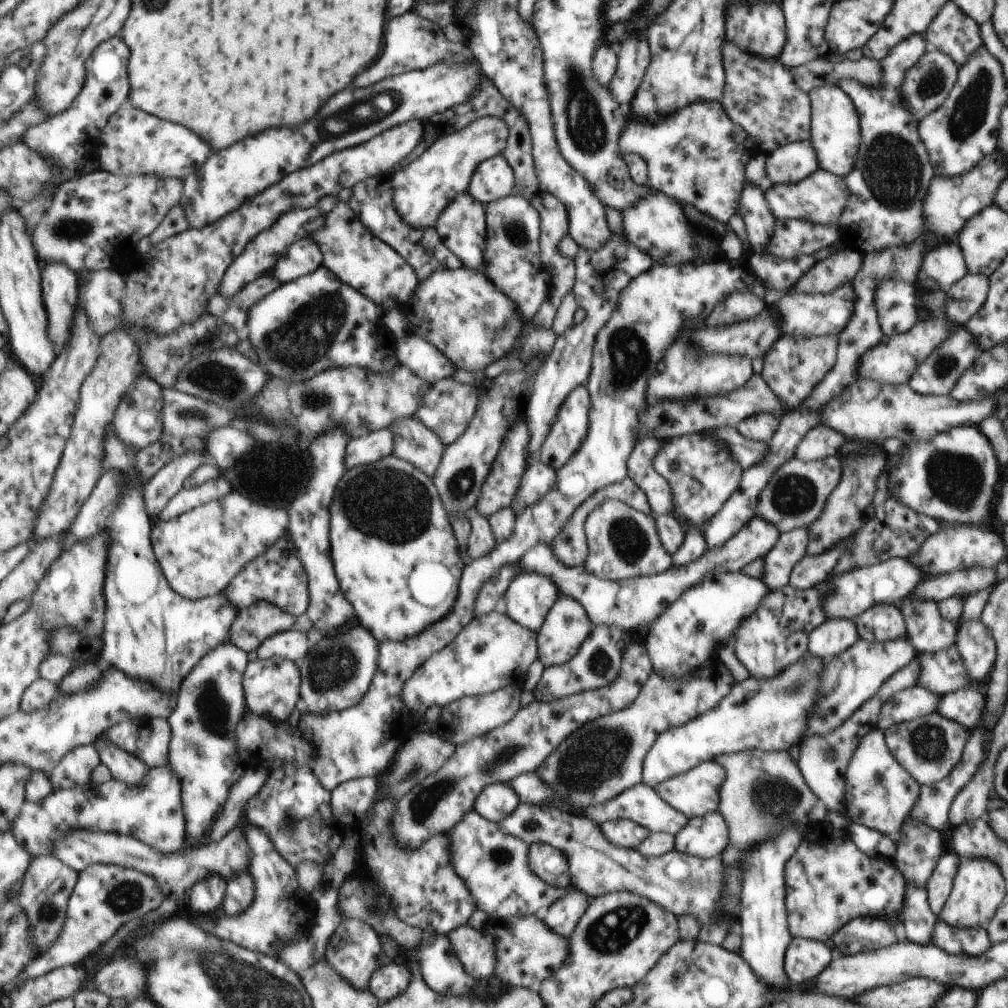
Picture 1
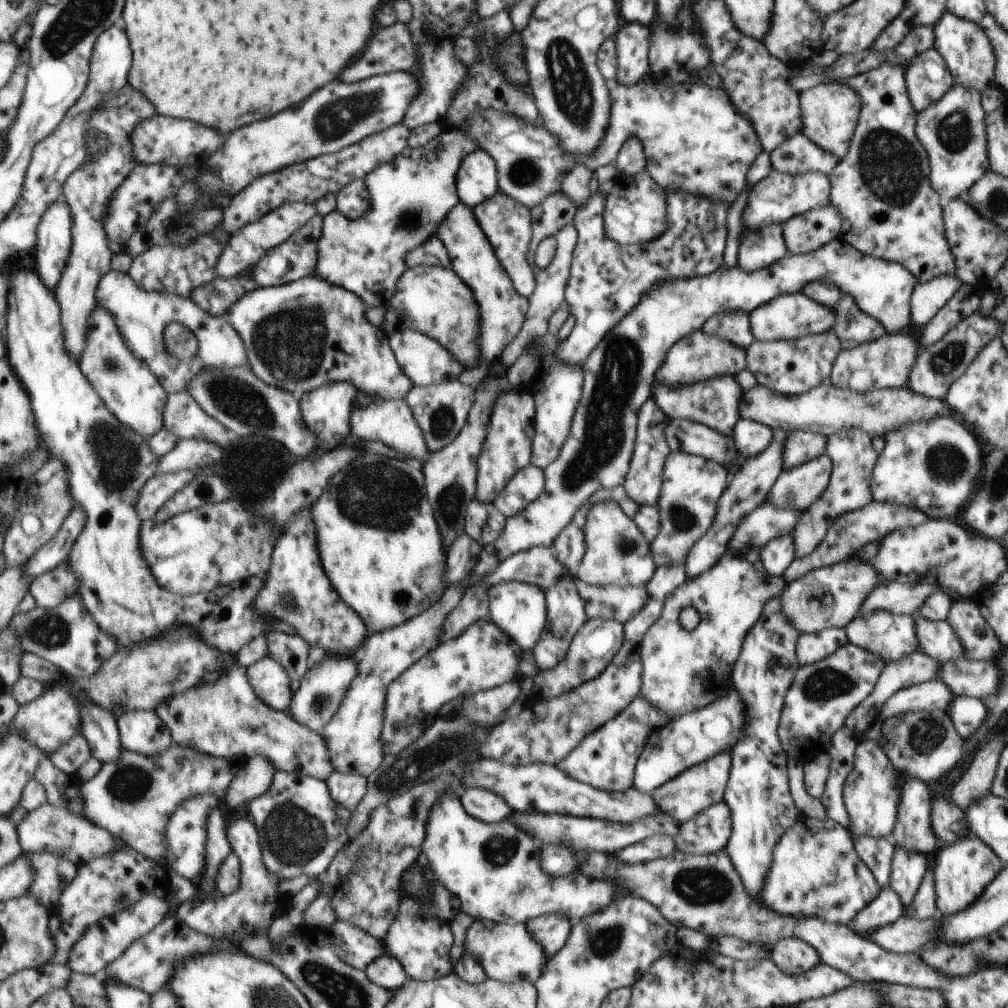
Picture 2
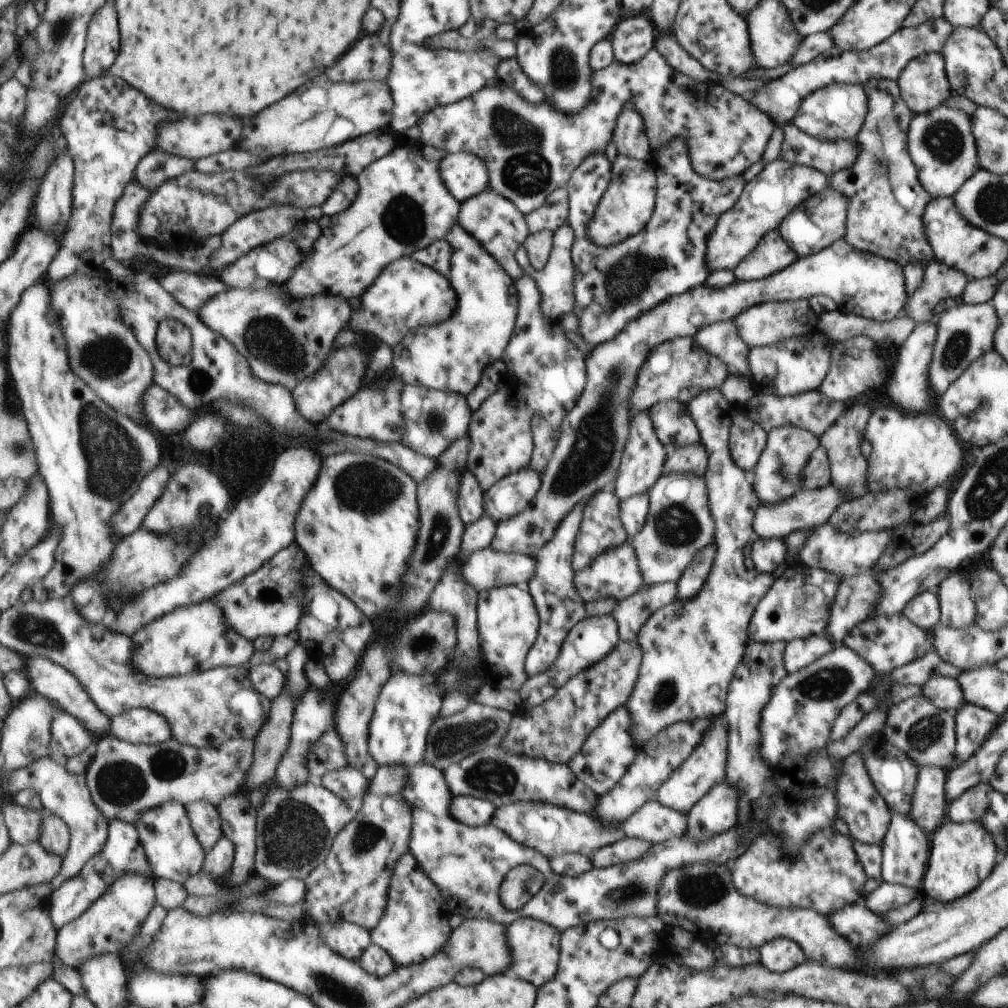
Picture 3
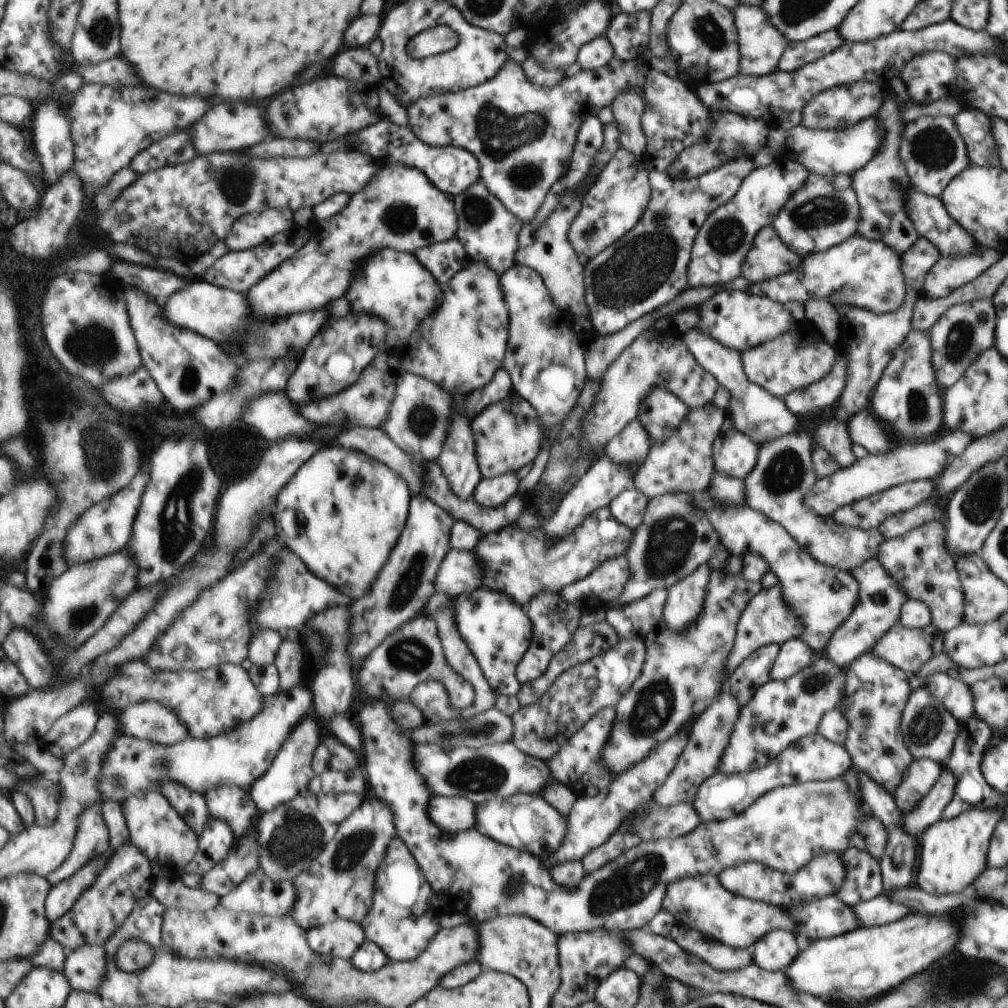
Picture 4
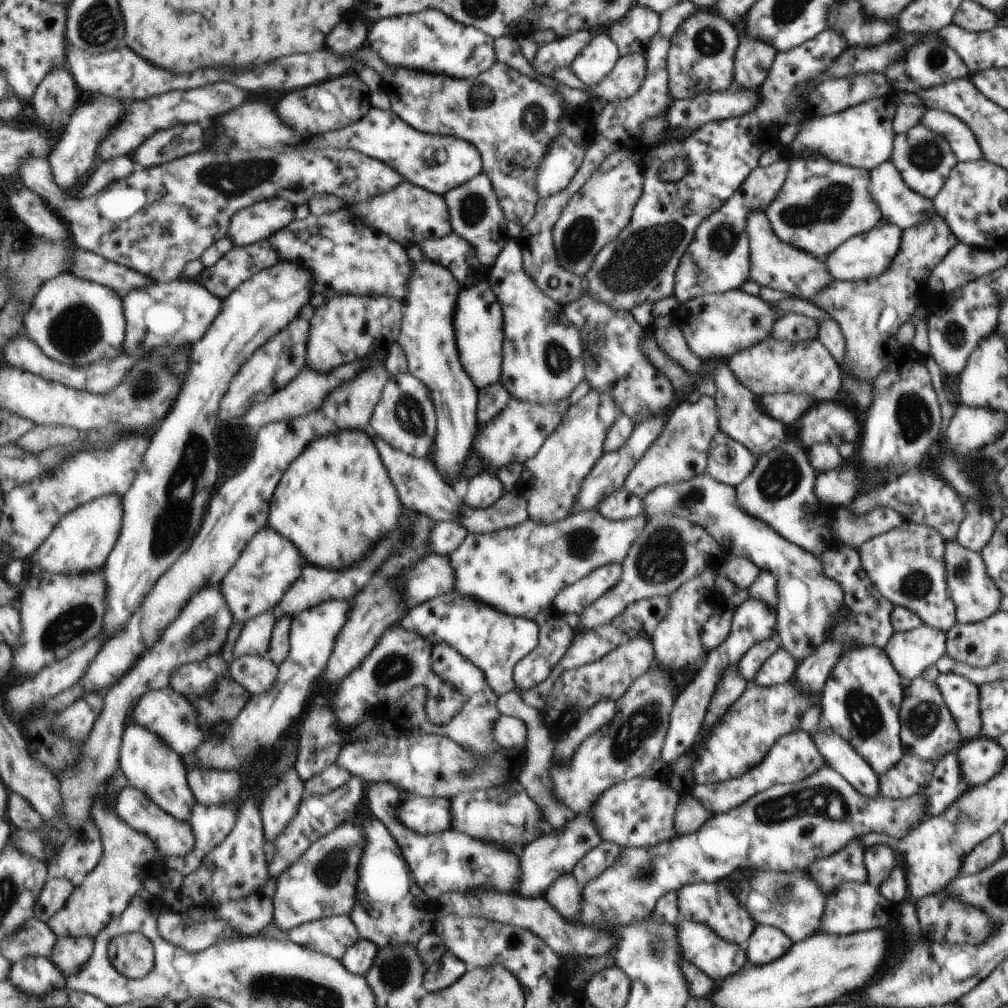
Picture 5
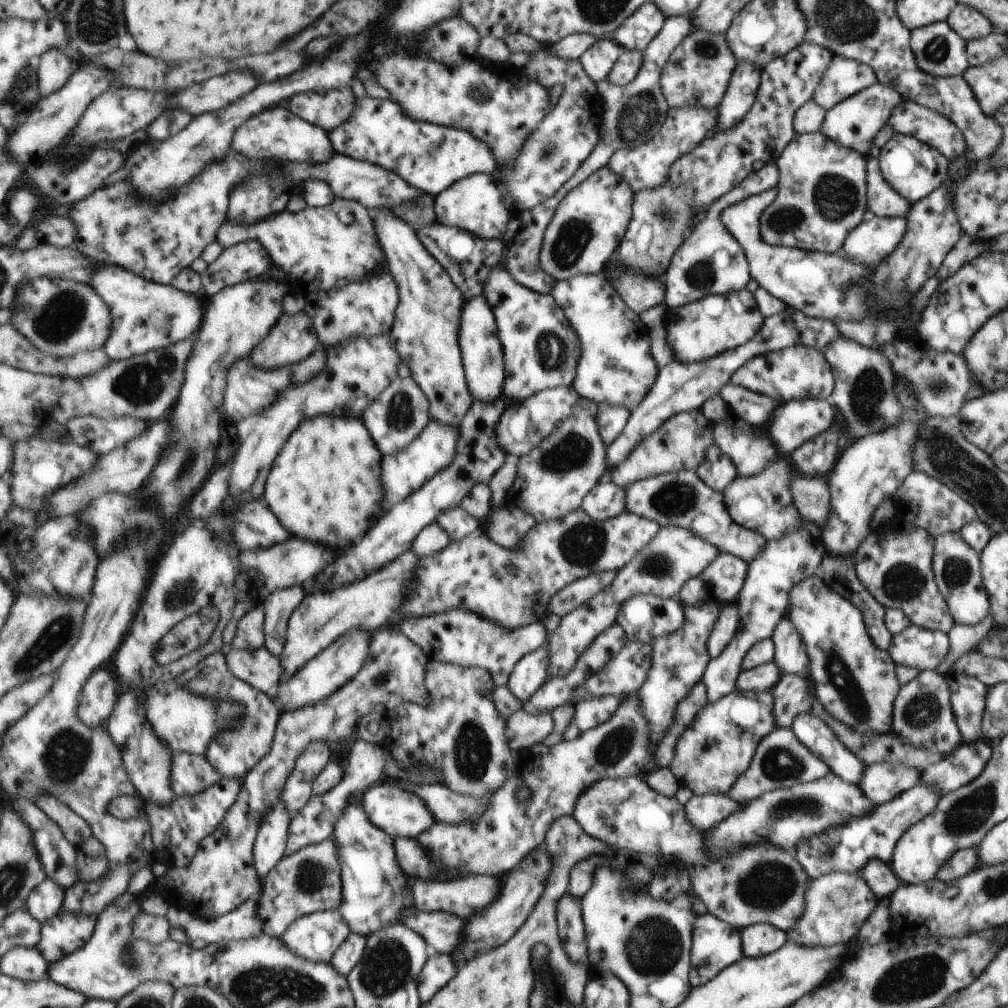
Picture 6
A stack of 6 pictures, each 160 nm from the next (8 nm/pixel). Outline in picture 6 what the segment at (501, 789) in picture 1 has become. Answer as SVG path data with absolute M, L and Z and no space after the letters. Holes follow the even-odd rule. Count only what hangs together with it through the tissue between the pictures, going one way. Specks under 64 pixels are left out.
M384 781L368 788L363 796L363 806L369 818L379 827L385 829L391 836L409 836L419 838L423 832L427 832L437 820L427 803L411 791L401 790L399 785L393 786Z

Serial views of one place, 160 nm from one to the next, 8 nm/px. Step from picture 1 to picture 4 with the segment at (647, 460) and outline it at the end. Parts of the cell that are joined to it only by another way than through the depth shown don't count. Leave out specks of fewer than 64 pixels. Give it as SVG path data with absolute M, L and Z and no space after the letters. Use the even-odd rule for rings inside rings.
M635 419L602 448L604 455L619 465L633 465L633 476L645 460L652 442L641 423Z

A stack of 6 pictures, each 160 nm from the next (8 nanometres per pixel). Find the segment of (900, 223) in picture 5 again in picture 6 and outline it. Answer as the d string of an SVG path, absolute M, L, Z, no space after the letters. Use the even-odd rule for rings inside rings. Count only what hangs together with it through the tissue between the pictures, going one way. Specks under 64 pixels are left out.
M867 154L866 194L868 196L869 216L902 217L910 209L910 202L904 199L880 173L877 155Z

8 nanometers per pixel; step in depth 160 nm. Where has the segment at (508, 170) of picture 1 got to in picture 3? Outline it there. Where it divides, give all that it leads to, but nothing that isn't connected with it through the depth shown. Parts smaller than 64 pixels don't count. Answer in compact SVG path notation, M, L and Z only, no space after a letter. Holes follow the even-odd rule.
M449 153L440 165L447 188L460 203L490 188L488 164L473 153Z

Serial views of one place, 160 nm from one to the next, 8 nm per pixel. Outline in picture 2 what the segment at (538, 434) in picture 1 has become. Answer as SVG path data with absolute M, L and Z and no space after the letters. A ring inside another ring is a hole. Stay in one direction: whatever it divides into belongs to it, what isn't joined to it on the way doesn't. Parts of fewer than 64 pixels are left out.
M592 183L590 198L581 208L576 208L571 224L575 228L577 241L572 251L569 277L564 287L564 305L575 319L575 325L569 336L555 350L555 359L559 363L574 364L574 366L583 365L586 362L590 354L601 344L602 339L638 305L643 294L657 288L663 281L703 277L722 267L726 238L729 234L726 230L729 210L727 204L711 203L710 199L691 195L687 191L667 191L665 233L644 245L616 244L605 237L601 218L605 197L593 185L594 183Z

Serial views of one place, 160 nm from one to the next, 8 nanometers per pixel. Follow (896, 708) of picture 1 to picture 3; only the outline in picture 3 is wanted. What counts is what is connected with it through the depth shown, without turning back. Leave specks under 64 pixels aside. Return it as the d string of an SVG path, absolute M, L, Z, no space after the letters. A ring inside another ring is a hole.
M932 676L920 687L920 694L944 711L955 711L965 702L959 682L951 677Z

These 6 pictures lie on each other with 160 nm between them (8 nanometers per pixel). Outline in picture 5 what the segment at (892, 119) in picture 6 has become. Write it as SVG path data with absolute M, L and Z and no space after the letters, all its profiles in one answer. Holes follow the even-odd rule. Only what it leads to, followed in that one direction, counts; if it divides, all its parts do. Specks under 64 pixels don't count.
M928 109L923 113L919 123L940 137L946 138L958 162L983 158L982 149L973 131L955 115L939 109Z

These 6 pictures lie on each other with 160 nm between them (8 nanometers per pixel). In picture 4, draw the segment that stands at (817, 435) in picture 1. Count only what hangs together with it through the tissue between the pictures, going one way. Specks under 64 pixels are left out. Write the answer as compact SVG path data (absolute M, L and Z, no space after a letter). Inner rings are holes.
M791 431L783 436L768 440L758 445L758 455L753 470L744 478L744 493L746 494L746 504L751 510L759 511L767 518L779 523L791 538L798 542L804 551L810 554L812 559L817 560L826 567L835 567L840 571L852 571L867 562L870 558L878 554L879 545L885 540L879 529L860 529L843 526L834 522L829 517L820 517L803 502L805 494L815 485L814 470L811 470L812 460L809 460L811 452L811 440L805 432Z

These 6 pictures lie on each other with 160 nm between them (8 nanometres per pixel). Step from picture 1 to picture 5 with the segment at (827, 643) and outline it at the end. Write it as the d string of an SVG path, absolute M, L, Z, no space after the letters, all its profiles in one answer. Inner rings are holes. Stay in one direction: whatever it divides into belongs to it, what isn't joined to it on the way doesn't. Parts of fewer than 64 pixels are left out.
M781 646L758 668L753 683L759 686L773 686L793 680L795 659Z

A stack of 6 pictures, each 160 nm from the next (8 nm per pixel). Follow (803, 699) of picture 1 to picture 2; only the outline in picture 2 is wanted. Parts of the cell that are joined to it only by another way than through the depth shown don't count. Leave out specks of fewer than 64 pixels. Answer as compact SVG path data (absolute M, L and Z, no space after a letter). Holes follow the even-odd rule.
M733 685L723 698L703 706L703 709L671 719L667 725L656 729L647 738L645 749L634 769L633 787L638 792L651 794L665 782L678 777L680 773L690 770L698 763L703 763L718 753L730 752L743 737L745 722L746 707L739 700Z

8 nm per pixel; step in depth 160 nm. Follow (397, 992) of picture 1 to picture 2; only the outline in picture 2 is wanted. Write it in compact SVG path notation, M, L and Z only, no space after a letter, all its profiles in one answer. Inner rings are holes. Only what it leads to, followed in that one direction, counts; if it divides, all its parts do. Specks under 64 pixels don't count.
M389 953L373 962L366 974L371 982L390 991L391 995L394 995L397 988L401 988L409 980L402 963Z

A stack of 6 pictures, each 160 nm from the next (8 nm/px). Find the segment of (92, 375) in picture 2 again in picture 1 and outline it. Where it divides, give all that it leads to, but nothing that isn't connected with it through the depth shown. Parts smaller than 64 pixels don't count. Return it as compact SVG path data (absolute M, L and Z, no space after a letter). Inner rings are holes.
M152 378L140 379L136 390L132 391L119 406L115 421L112 423L113 430L126 446L132 447L137 452L147 449L147 446L162 439L164 409L163 388Z

